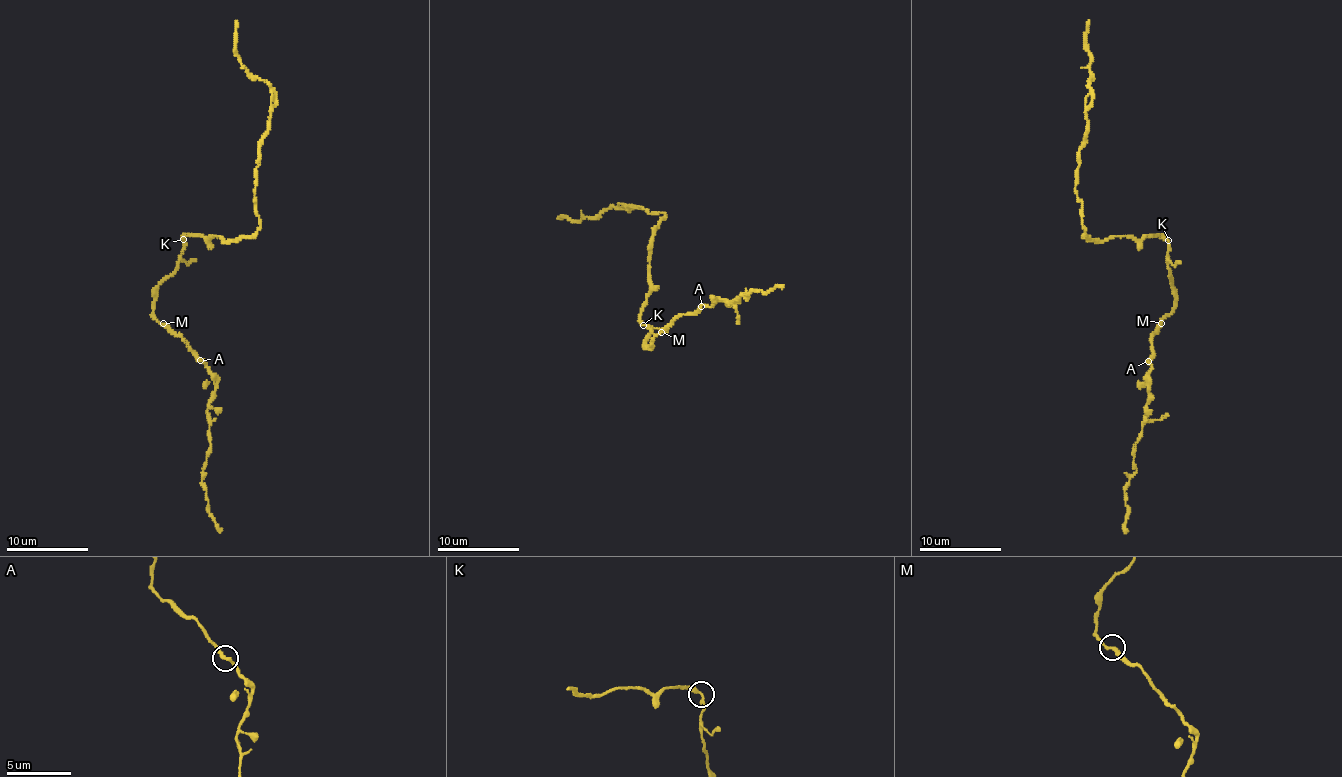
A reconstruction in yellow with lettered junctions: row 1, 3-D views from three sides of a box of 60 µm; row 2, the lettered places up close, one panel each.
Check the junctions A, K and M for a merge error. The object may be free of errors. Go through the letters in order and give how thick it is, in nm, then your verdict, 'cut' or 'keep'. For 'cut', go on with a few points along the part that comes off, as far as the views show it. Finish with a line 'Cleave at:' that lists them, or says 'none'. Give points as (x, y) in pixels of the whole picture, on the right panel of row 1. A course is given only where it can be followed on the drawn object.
A: 240 nm thick; keep
K: 240 nm thick; keep
M: 240 nm thick; keep
Cleave at: none

